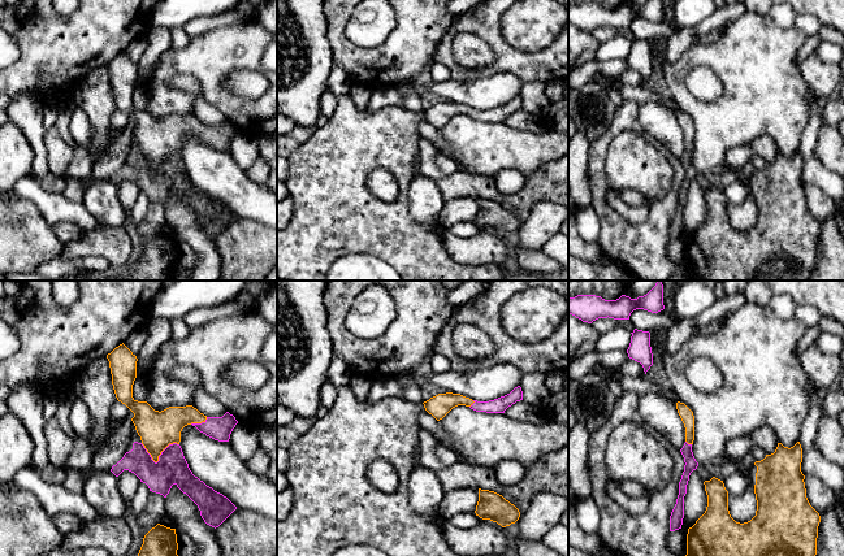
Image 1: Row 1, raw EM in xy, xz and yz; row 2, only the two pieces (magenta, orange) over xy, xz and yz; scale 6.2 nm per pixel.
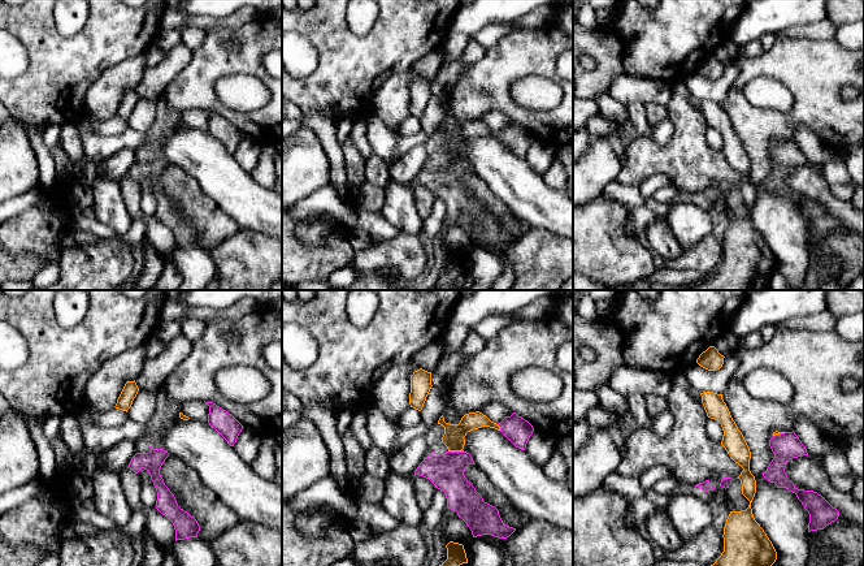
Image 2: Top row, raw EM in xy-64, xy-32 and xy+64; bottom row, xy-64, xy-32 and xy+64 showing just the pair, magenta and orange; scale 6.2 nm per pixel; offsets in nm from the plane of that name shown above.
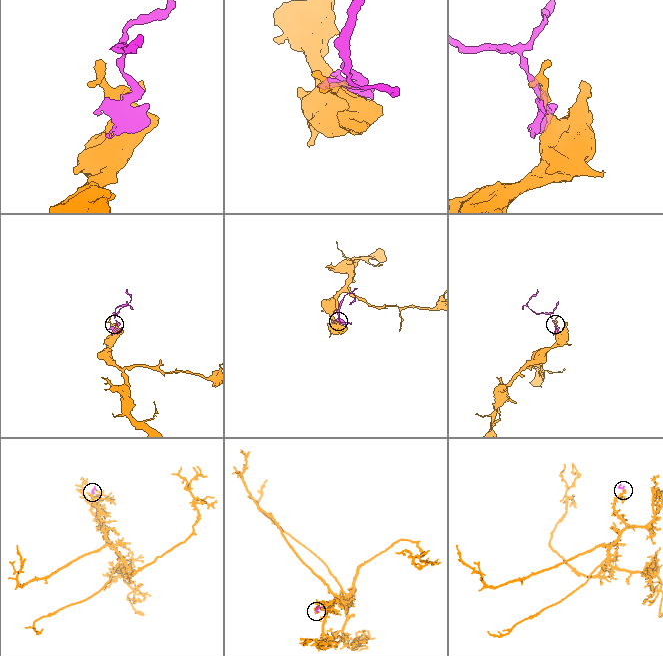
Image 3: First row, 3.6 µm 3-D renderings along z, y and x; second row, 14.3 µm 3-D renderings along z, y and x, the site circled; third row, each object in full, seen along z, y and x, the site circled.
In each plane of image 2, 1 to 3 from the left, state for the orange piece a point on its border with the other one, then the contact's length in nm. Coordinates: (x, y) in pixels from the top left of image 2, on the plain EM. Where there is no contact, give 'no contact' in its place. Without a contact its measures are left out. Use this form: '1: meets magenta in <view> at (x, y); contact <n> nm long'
1: no contact
2: meets magenta in xy-32 at (456, 160); contact 100 nm long
3: meets magenta in xy+64 at (780, 142); contact 80 nm long

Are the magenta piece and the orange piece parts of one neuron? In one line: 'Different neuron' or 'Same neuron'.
Same neuron

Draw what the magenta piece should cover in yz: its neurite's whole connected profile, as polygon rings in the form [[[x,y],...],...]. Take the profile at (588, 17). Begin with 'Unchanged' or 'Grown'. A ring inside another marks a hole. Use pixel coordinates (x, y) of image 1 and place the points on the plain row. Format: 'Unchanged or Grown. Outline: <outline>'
Unchanged. Outline: [[[649,0],[637,8],[631,8],[626,4],[622,4],[616,9],[605,9],[596,4],[568,6],[568,22],[588,32],[607,26],[629,29],[631,22],[636,18],[644,18],[652,22],[663,19],[663,0]]]

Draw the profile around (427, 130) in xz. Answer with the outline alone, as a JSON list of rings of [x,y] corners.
[[[427,120],[420,121],[419,133],[420,133],[421,138],[425,138],[432,144],[434,144],[437,151],[449,156],[453,160],[455,158],[455,153],[450,149],[447,143],[442,139],[440,131],[432,123],[429,123]]]

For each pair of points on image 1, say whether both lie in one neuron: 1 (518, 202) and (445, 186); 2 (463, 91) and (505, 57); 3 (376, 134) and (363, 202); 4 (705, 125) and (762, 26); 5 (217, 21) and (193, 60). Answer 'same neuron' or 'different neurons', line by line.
1: same neuron
2: different neurons
3: same neuron
4: same neuron
5: different neurons

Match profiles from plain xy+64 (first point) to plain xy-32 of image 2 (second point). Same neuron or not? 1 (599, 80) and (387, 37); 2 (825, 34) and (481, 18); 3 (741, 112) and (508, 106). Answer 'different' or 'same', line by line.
1: same
2: different
3: same

